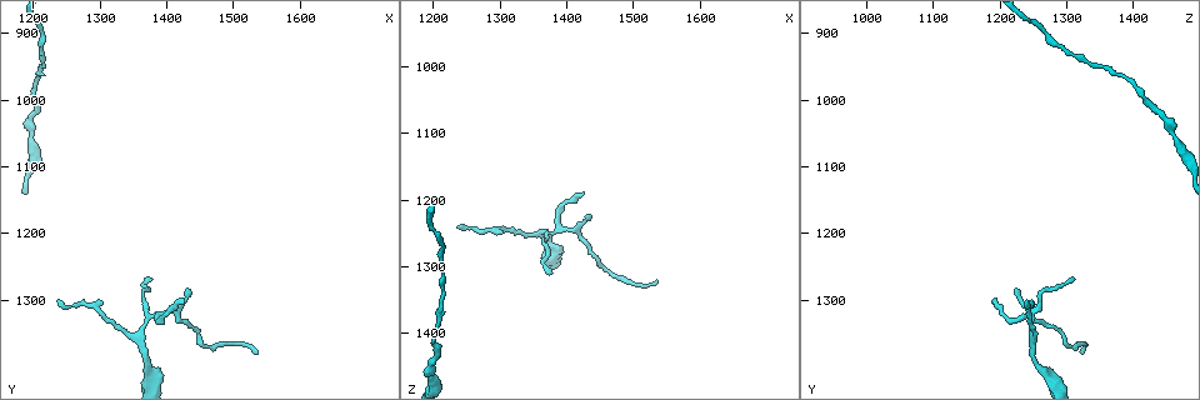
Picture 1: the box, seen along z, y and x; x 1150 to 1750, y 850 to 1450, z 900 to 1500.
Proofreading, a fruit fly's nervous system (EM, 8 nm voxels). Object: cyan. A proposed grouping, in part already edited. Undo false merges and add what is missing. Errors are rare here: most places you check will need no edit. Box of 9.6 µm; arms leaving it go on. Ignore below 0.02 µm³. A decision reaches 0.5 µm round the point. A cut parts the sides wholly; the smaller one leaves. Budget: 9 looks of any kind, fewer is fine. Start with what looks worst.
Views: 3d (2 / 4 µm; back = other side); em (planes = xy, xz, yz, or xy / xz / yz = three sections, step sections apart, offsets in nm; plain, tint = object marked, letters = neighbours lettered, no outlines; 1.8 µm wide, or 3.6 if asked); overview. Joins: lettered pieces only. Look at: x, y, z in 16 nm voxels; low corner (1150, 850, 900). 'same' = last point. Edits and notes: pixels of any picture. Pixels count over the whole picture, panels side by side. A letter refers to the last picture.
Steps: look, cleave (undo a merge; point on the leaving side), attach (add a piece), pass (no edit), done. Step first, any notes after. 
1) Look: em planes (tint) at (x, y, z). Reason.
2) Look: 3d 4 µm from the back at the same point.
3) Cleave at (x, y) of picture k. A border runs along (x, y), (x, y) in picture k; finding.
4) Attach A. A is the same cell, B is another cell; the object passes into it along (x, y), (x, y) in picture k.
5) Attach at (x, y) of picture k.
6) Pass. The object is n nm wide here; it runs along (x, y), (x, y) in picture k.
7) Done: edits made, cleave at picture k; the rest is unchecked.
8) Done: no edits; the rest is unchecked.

Look: 3d 4 µm at (1375, 1410, 1275). Thick turns thin.

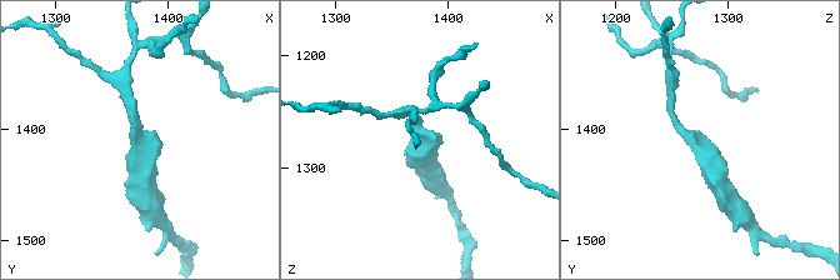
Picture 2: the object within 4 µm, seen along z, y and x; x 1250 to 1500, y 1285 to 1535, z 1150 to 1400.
Look: em 3.6 µm planes (plain) at (1374, 1412, 1270). Shape alone is not enough.

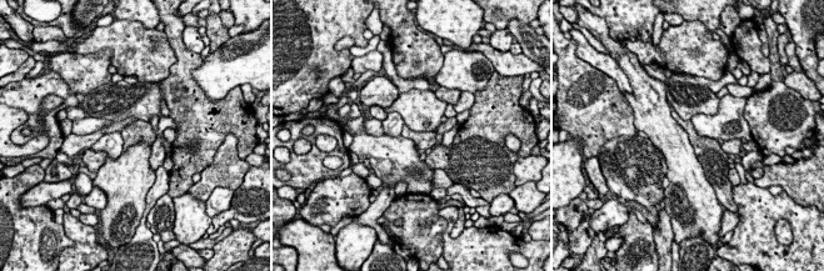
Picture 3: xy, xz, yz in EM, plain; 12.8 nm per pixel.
Look: em 3.6 µm planes (letters) at the same point.

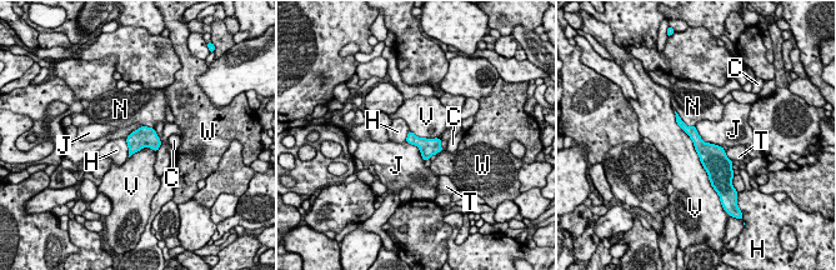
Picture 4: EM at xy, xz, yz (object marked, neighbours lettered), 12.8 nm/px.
Pass. The object is 190 nm wide here; the longest contact is with V, 1050 nm; C, H, J, N, T, V and W are other cells; one neuron here.

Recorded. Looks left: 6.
Look: 3d 2 µm at (1540, 1375, 1325). Thin end.

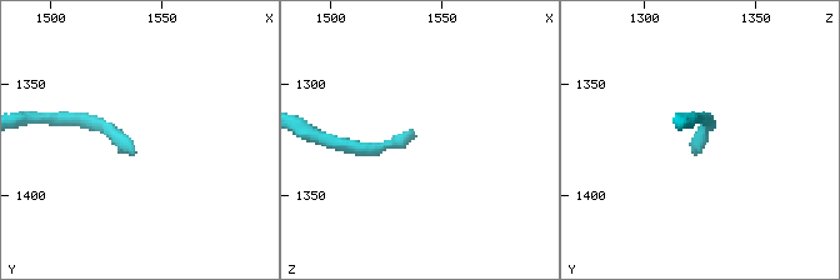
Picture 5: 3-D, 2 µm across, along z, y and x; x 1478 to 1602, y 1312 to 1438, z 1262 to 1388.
Look: em planes (letters) at (1539, 1379, 1324). Now the EM.

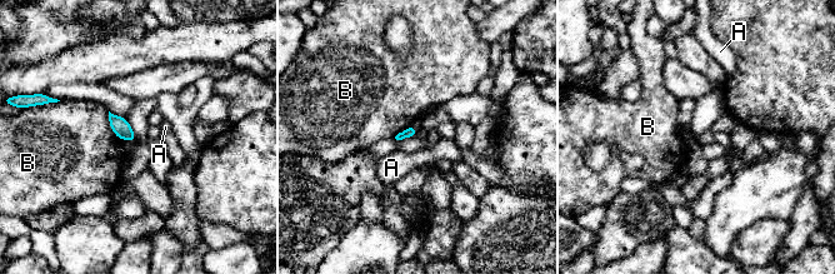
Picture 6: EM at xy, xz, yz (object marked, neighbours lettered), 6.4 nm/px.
Pass. The object is 60 nm wide here; A and B are other cells; a border runs along (108, 111), (111, 130), (125, 140) in picture 6; none of them fits.

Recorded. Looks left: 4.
Look: em 3.6 µm planes (tint) at (1240, 1305, 1245).

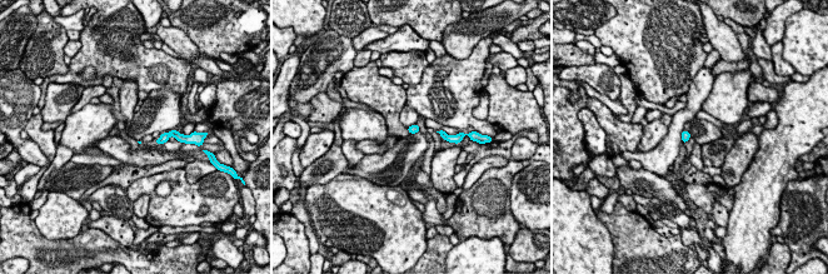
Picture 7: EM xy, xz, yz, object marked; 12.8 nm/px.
Look: em 3.6 µm planes (letters) at the same point. What lies round it.

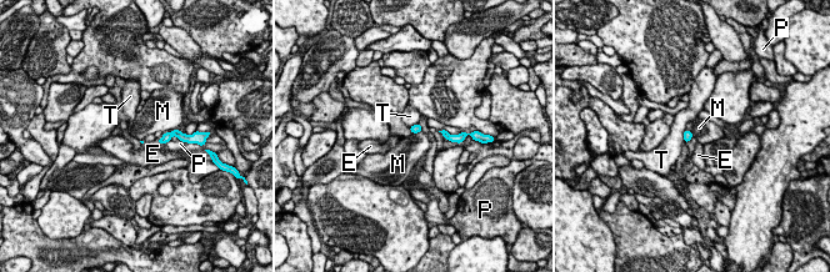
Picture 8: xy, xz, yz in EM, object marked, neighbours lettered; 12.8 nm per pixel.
Pass. E, M, P and T are other cells; none of them fits.

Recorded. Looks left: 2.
Look: em 3.6 µm planes (letters) at (1435, 1285, 1225). Thin end.

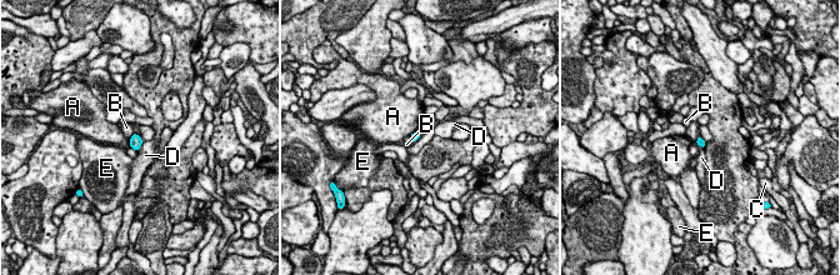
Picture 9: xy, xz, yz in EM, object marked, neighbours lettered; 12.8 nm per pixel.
Pass. A, B, C, D and E are other cells; a border runs along (421, 135), (414, 143) in picture 9; none of them fits.

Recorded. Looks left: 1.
Done: no edits; the rest is unchecked.

